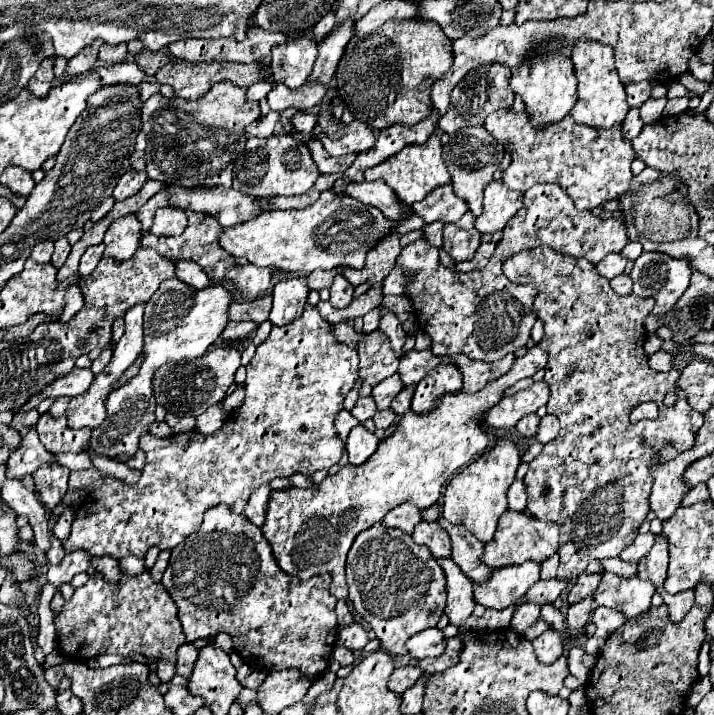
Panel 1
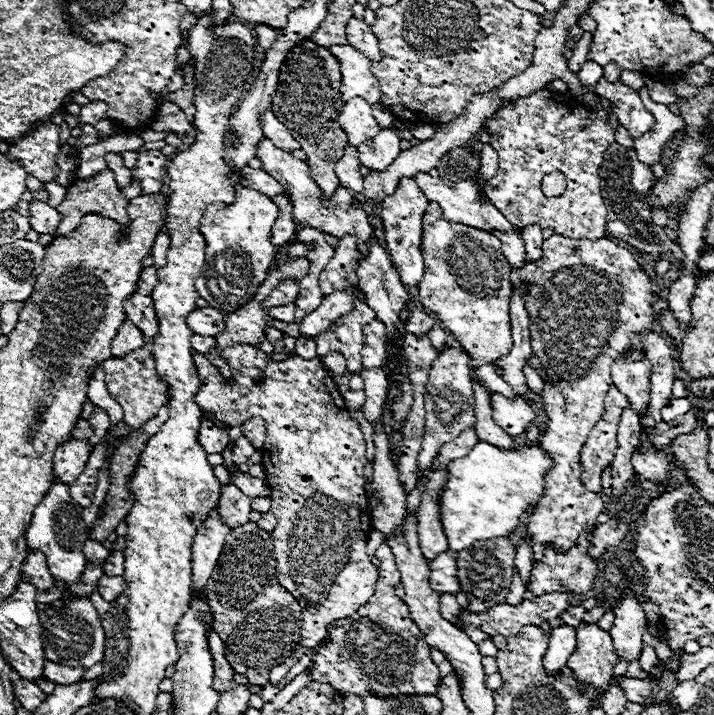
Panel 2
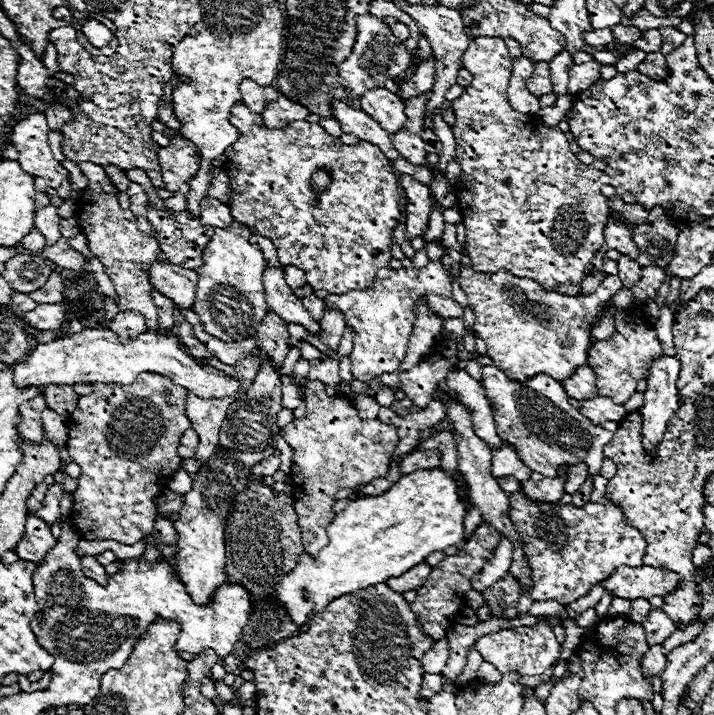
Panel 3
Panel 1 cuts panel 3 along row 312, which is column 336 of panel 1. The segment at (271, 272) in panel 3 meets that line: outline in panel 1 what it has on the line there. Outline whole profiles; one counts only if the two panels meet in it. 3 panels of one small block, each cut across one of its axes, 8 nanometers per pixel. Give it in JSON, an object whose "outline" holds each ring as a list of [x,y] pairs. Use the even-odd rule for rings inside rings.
{"outline":[[[338,274],[330,288],[330,304],[340,310],[346,308],[352,300],[354,300],[354,286],[342,274]]]}

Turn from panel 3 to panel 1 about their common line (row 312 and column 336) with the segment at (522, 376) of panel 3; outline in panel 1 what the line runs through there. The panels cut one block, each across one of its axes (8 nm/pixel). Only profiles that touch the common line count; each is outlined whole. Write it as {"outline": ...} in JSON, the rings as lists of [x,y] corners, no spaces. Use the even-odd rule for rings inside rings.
{"outline":[[[534,346],[526,356],[514,362],[508,374],[494,384],[488,384],[482,392],[458,392],[456,396],[444,396],[438,402],[436,412],[430,412],[430,416],[414,416],[414,412],[406,412],[394,434],[380,442],[378,452],[366,464],[346,464],[338,474],[326,476],[310,490],[290,488],[272,492],[262,534],[270,542],[278,566],[286,574],[302,580],[316,574],[330,574],[332,594],[336,598],[348,598],[344,566],[354,538],[362,530],[382,522],[386,512],[404,502],[416,504],[420,510],[436,504],[446,480],[488,448],[488,434],[486,428],[478,424],[478,416],[482,416],[486,408],[494,406],[506,388],[514,386],[522,378],[532,378],[546,366],[546,362],[548,354],[540,346]]]}

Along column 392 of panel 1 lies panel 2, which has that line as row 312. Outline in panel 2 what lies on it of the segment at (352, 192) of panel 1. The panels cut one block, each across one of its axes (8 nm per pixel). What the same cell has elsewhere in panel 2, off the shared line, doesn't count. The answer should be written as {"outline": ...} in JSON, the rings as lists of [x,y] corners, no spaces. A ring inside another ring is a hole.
{"outline":[[[196,308],[188,316],[188,326],[192,328],[194,334],[216,338],[226,326],[226,322],[222,312],[218,312],[216,308]]]}

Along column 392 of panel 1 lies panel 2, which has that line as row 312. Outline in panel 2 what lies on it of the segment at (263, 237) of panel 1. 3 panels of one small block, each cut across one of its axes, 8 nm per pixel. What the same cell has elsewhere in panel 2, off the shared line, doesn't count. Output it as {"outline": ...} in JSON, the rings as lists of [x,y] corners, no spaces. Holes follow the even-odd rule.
{"outline":[[[242,184],[234,186],[232,204],[226,204],[224,208],[210,208],[202,216],[200,232],[206,240],[206,266],[202,276],[196,280],[196,290],[212,308],[232,314],[254,298],[278,250],[270,244],[270,232],[276,216],[278,208],[270,196]]]}

